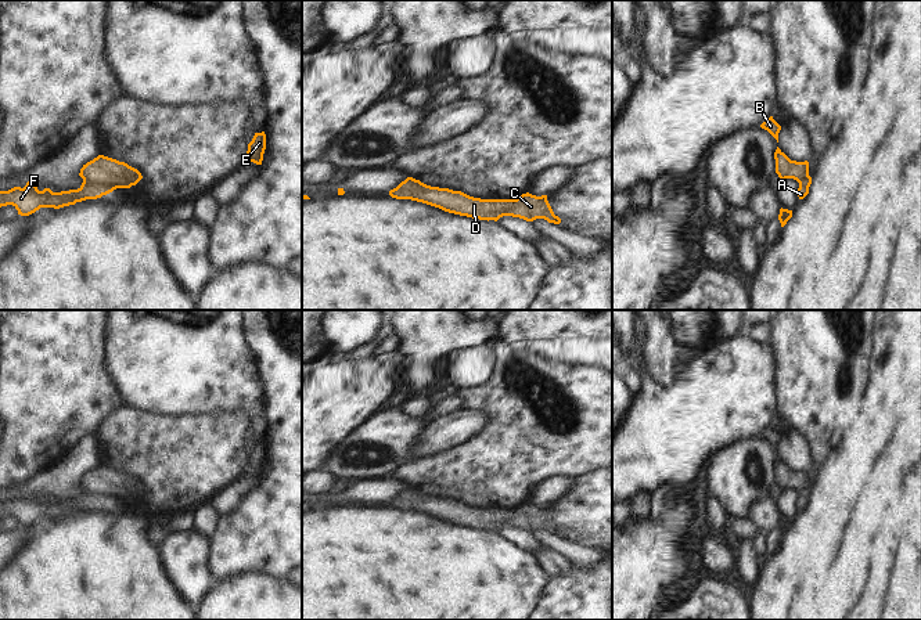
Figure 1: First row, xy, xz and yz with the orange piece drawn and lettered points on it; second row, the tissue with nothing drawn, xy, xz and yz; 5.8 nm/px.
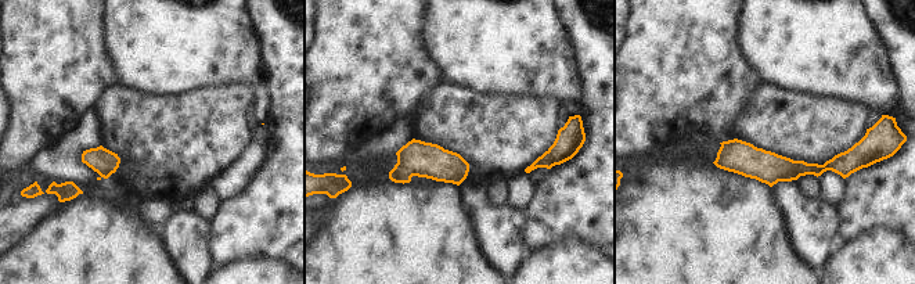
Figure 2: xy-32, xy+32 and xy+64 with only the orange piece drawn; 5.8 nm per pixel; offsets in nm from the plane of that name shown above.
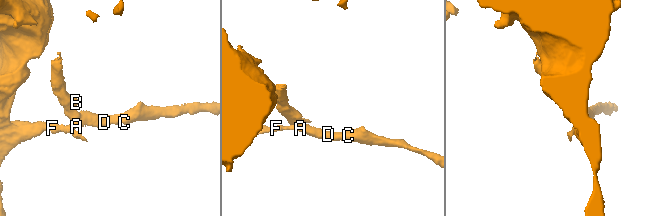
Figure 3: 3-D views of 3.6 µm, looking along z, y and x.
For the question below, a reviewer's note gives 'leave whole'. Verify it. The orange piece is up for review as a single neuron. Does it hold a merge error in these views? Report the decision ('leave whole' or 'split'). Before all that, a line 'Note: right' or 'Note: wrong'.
Note: wrong
split

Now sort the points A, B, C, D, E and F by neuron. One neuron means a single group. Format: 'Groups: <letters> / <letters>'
Groups: A F / B C D E

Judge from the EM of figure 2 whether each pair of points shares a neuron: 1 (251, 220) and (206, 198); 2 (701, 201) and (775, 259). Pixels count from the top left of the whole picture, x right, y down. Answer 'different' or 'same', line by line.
1: different
2: same

